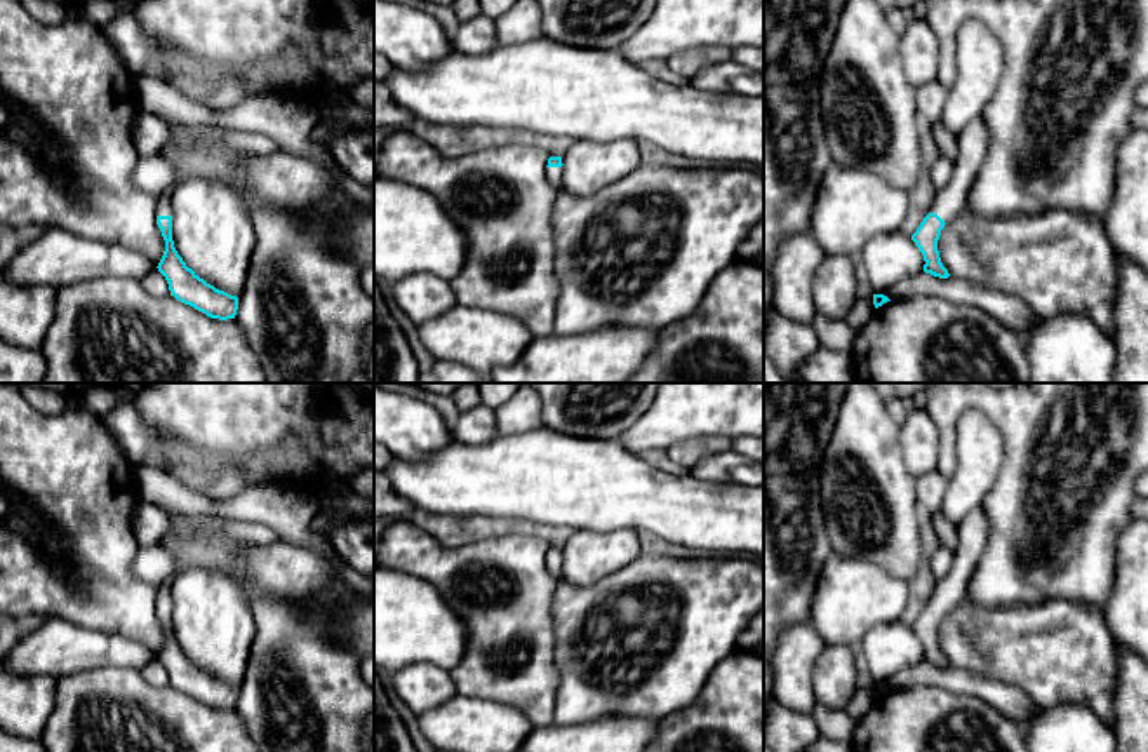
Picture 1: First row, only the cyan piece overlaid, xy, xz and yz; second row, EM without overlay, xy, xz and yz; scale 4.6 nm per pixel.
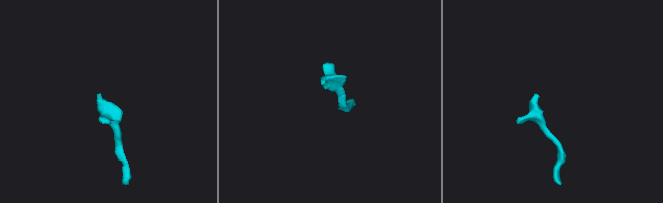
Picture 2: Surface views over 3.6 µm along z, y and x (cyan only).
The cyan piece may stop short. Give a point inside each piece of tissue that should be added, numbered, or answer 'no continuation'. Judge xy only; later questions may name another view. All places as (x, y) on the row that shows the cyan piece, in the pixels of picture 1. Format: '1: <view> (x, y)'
1: xy (164, 206)

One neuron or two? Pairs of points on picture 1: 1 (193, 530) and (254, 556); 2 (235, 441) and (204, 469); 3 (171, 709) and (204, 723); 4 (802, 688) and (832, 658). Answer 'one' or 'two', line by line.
1: two
2: two
3: one
4: two

